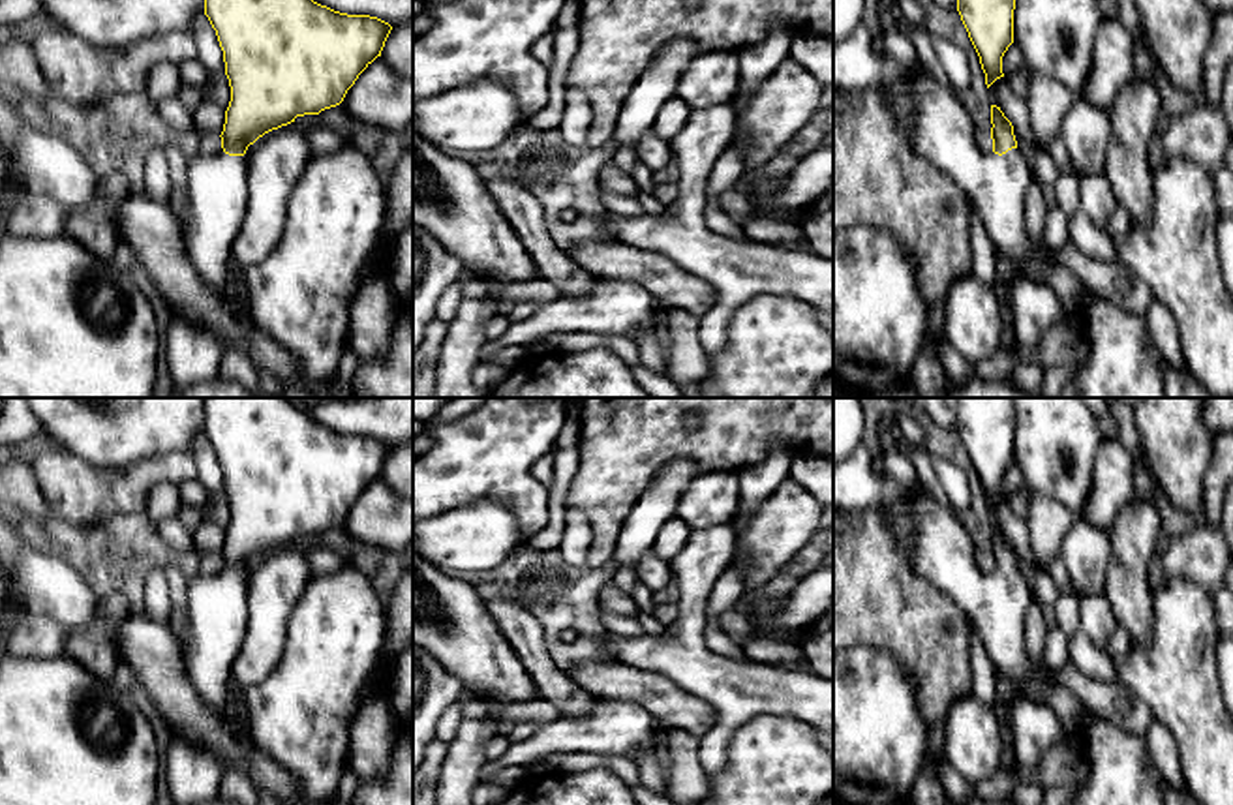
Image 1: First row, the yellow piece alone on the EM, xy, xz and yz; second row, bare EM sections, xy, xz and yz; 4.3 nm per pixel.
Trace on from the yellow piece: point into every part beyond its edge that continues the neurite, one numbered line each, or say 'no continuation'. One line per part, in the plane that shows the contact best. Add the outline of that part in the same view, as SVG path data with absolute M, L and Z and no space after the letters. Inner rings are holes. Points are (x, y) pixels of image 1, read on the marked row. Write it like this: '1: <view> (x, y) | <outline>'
1: yz (937, 124) | M860 24L852 34L833 45L833 90L875 90L888 92L893 99L897 118L908 137L908 143L942 173L951 176L955 184L970 197L985 231L993 244L997 265L1002 261L1013 261L1015 272L1002 276L1002 283L1008 304L1012 287L1025 263L1032 263L1045 268L1047 285L1064 306L1085 313L1094 302L1096 295L1085 287L1070 270L1057 265L1051 259L1051 251L1034 244L1027 231L1025 220L1025 191L1032 182L1032 173L1017 148L998 156L993 150L982 150L978 146L978 135L974 131L972 118L961 103L957 92L951 86L942 86L923 66L914 64L910 68L901 66L893 58L880 54L873 47L875 32Z

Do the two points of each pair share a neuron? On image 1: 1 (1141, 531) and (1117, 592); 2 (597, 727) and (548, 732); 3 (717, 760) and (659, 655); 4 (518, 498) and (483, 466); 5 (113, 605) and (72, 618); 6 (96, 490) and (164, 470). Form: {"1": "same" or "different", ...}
{"1": "same", "2": "same", "3": "same", "4": "same", "5": "different", "6": "same"}

